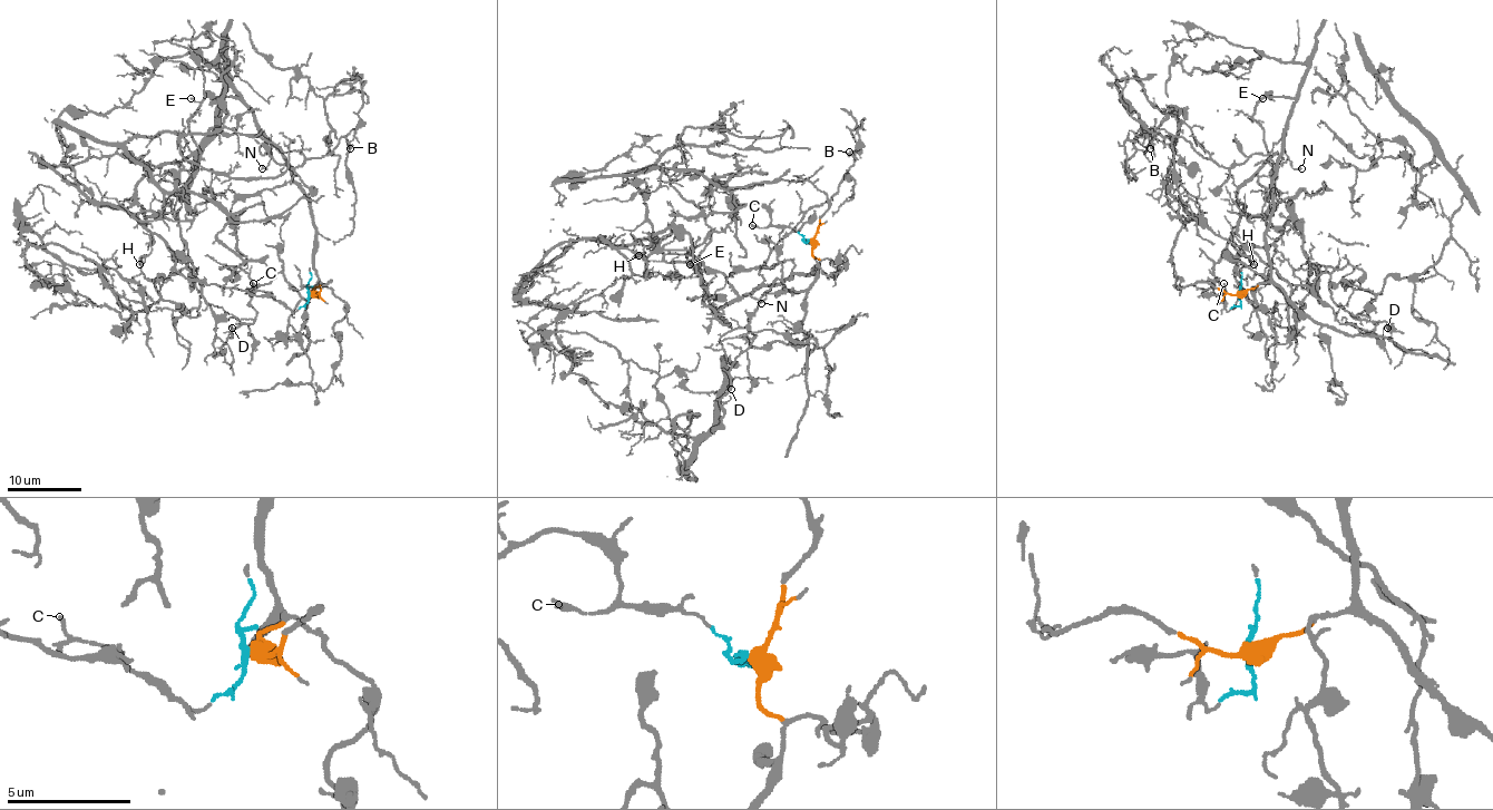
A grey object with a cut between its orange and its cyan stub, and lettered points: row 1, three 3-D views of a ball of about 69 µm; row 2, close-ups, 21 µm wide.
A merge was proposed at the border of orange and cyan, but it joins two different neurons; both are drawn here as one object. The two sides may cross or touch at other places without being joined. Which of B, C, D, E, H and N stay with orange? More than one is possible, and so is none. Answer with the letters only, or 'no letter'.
B, D, E, N

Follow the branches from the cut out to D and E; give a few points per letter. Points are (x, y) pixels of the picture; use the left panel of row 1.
D: (311, 295), (320, 282), (305, 299), (280, 273), (252, 295), (252, 322), (231, 335), (231, 328)
E: (311, 295), (320, 284), (314, 230), (309, 195), (294, 179), (292, 167), (241, 100), (191, 98)

